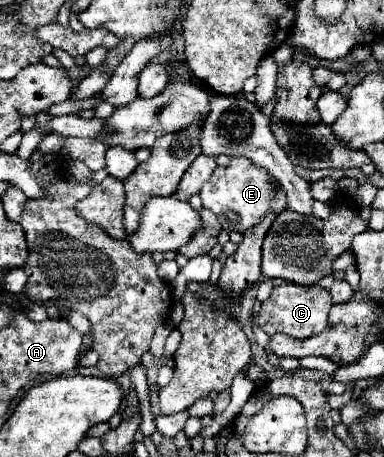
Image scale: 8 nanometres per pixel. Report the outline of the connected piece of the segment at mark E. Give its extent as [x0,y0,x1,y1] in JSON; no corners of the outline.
[199,157,287,233]

